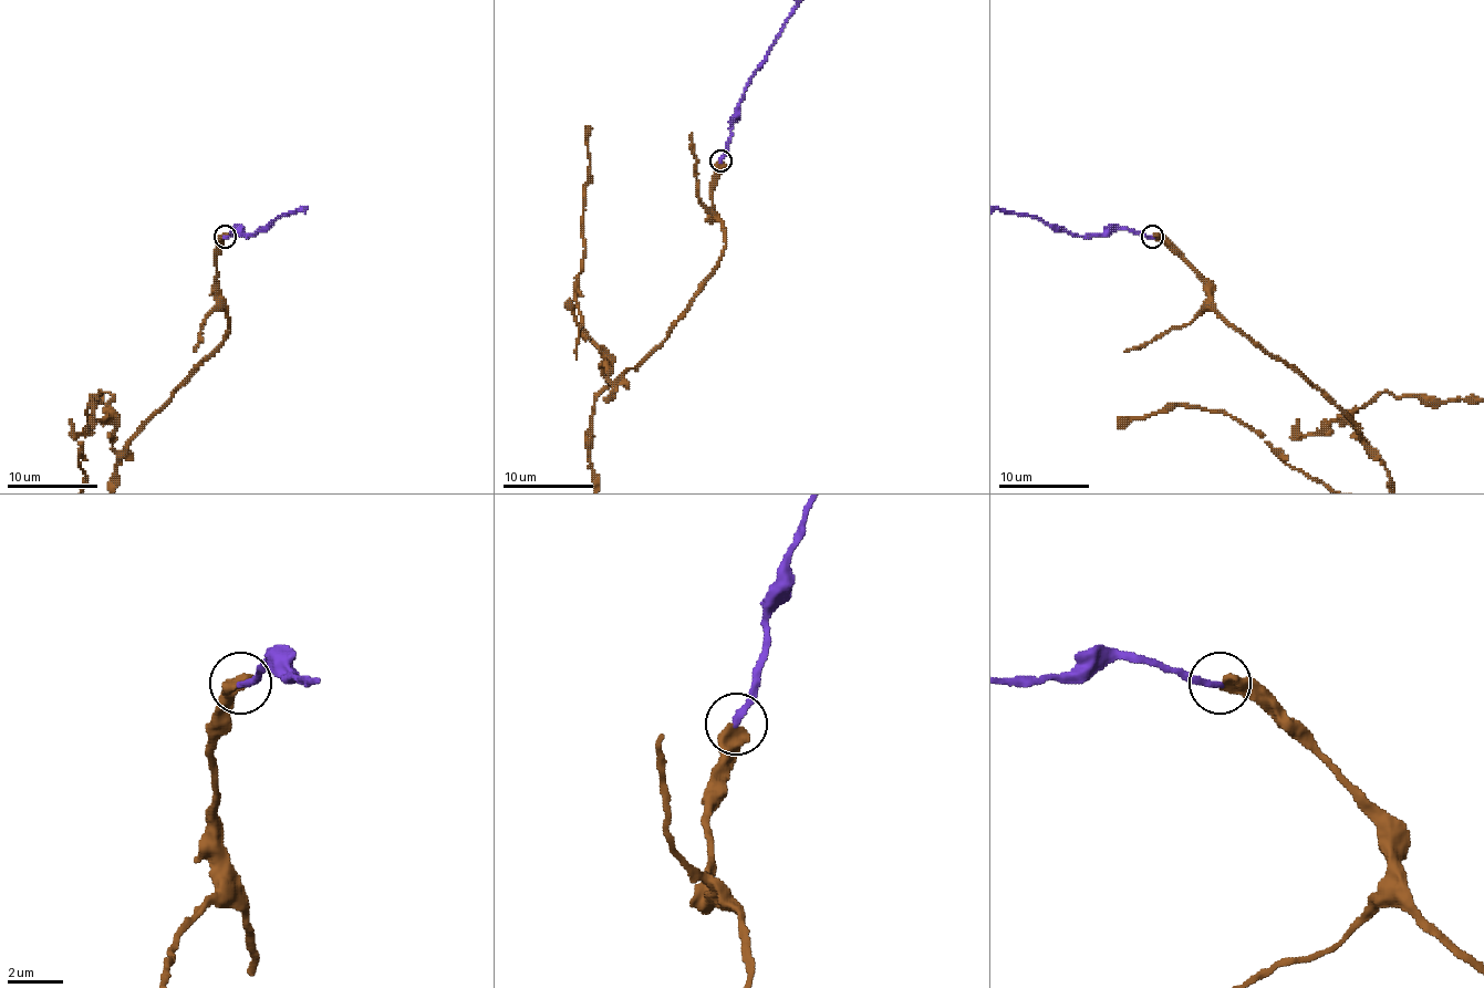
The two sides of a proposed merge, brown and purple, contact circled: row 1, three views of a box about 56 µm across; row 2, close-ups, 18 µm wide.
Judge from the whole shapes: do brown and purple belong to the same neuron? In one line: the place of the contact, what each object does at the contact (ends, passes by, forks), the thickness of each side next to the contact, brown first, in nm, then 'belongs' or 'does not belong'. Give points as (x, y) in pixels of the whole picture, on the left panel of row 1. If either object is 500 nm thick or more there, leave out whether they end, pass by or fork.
at (225, 237); 550 nm thick on the brown side, 200 nm on the other; belongs

